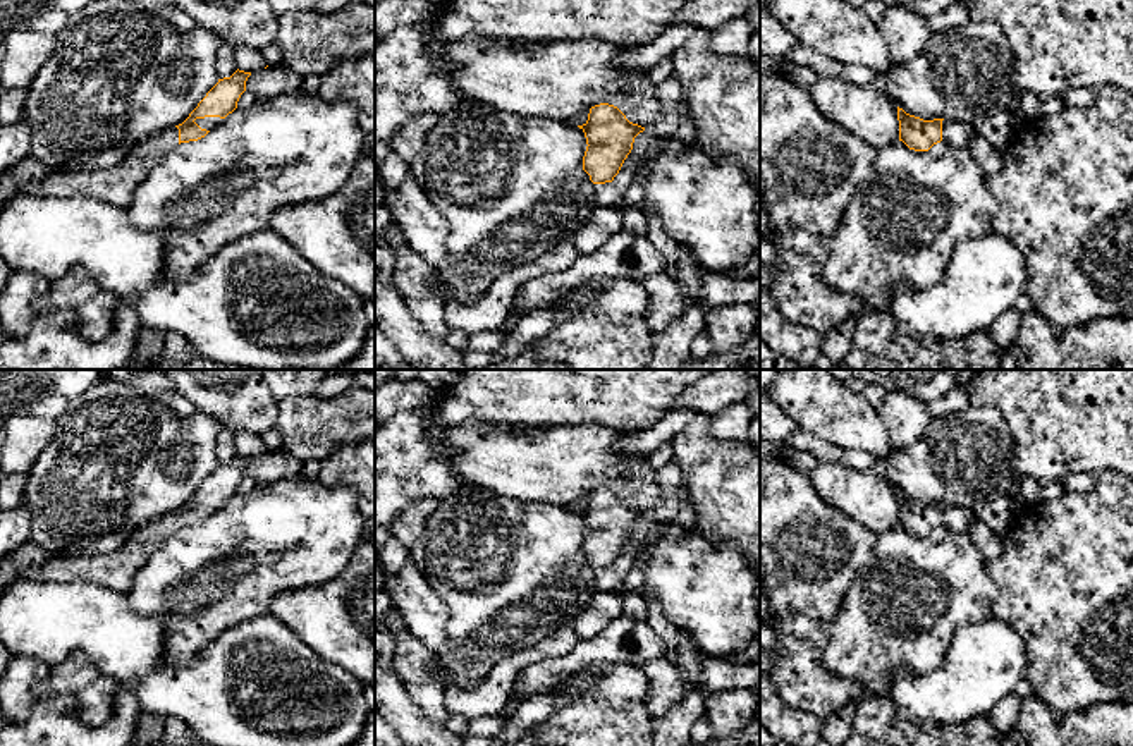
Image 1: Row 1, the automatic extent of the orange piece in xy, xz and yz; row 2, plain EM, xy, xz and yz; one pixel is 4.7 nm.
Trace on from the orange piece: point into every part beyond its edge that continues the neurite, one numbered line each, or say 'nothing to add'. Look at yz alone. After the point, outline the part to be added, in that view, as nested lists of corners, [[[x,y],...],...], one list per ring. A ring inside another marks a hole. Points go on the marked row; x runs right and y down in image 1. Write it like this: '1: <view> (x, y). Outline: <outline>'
1: yz (955, 133). Outline: [[[942,120],[942,141],[956,146],[956,148],[968,148],[968,143],[973,136],[973,127],[961,120]]]

